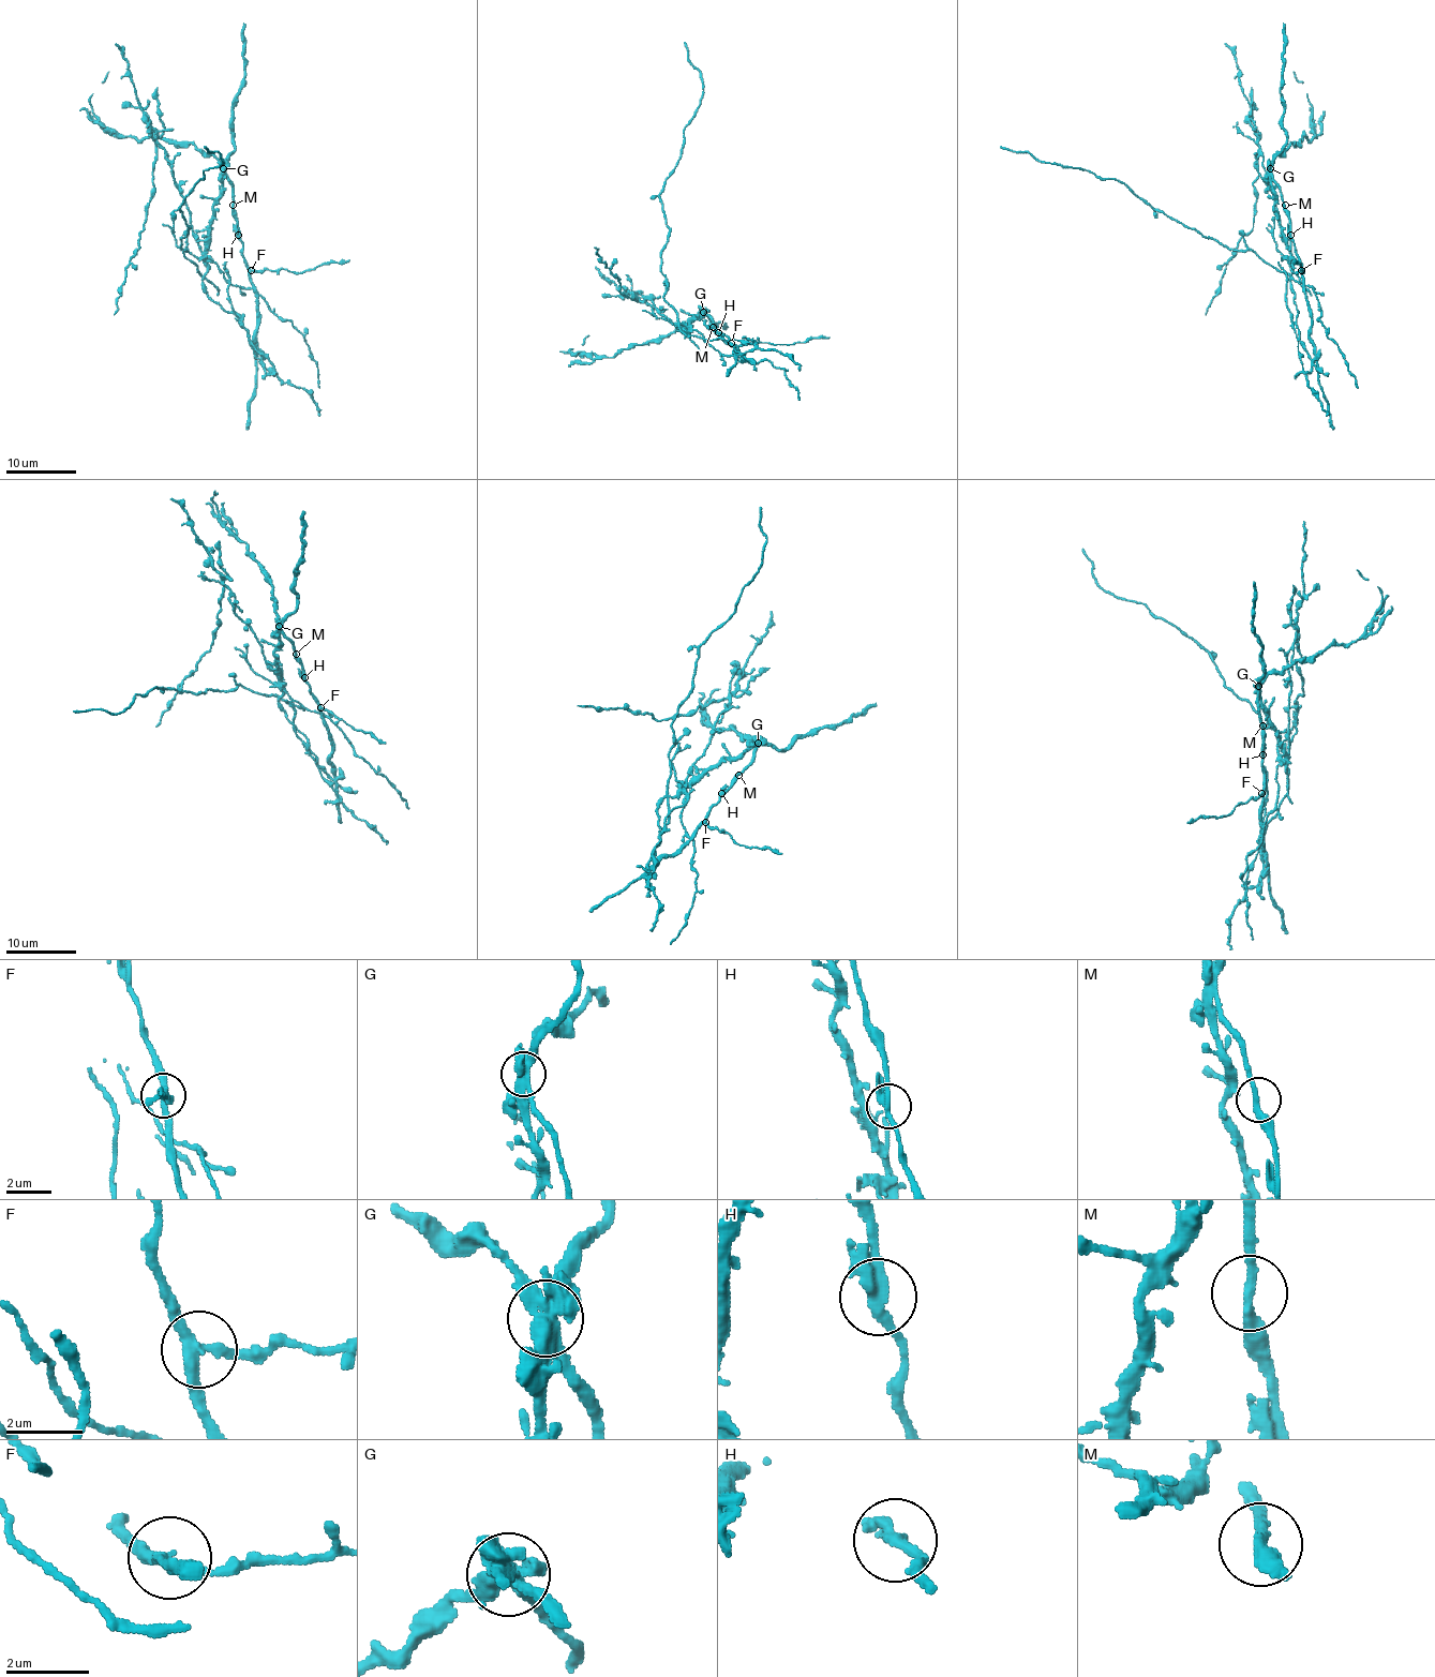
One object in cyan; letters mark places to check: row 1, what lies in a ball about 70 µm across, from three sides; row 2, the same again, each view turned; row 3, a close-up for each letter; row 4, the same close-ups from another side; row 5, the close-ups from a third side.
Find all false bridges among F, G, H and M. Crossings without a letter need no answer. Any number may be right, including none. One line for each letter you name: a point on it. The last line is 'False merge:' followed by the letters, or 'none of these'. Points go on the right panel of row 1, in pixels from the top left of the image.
F: place (1301, 270)
G: place (1270, 168)
False merge: F, G

